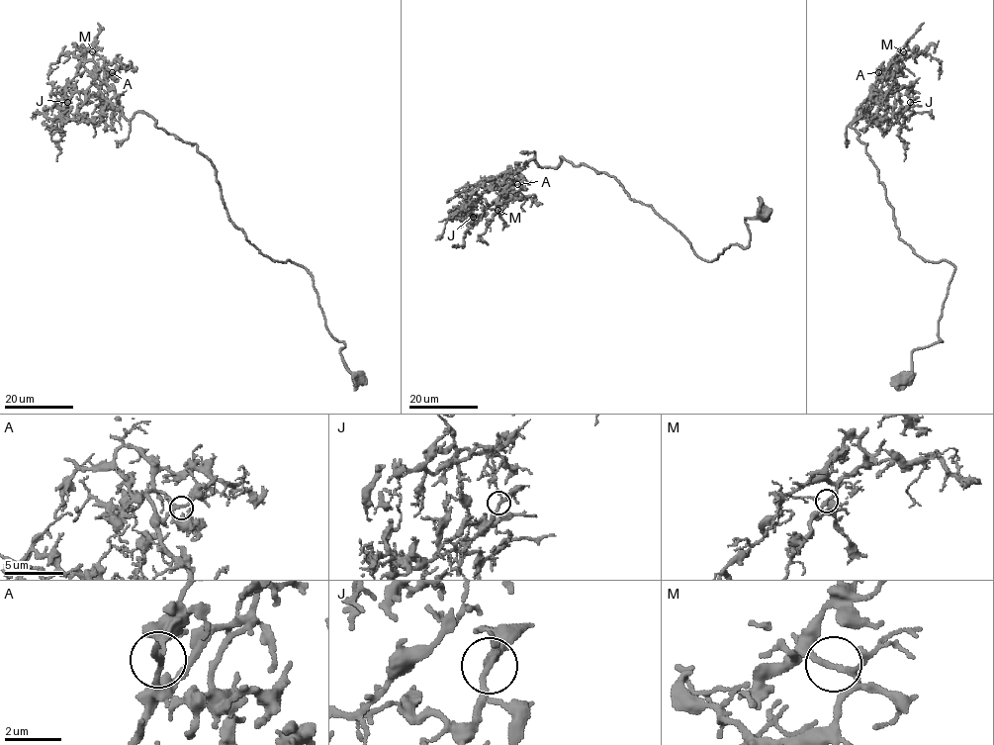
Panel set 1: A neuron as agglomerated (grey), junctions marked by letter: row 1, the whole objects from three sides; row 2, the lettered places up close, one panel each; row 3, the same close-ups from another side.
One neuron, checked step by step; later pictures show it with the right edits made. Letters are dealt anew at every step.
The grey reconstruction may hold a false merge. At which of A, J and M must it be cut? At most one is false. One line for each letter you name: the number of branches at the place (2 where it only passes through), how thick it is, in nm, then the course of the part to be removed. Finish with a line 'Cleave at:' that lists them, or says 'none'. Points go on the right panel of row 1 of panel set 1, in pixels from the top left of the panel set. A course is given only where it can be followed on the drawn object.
Cleave at: none

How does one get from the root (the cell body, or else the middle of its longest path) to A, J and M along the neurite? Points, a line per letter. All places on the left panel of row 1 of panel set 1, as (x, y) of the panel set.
A: (359, 377), (325, 325), (311, 275), (248, 241), (196, 143), (113, 105), (105, 79), (112, 72)
J: (359, 377), (311, 275), (248, 241), (196, 143), (110, 103), (94, 120), (65, 119), (67, 102)
M: (359, 377), (325, 325), (311, 275), (248, 241), (196, 143), (113, 105), (104, 60), (92, 51)

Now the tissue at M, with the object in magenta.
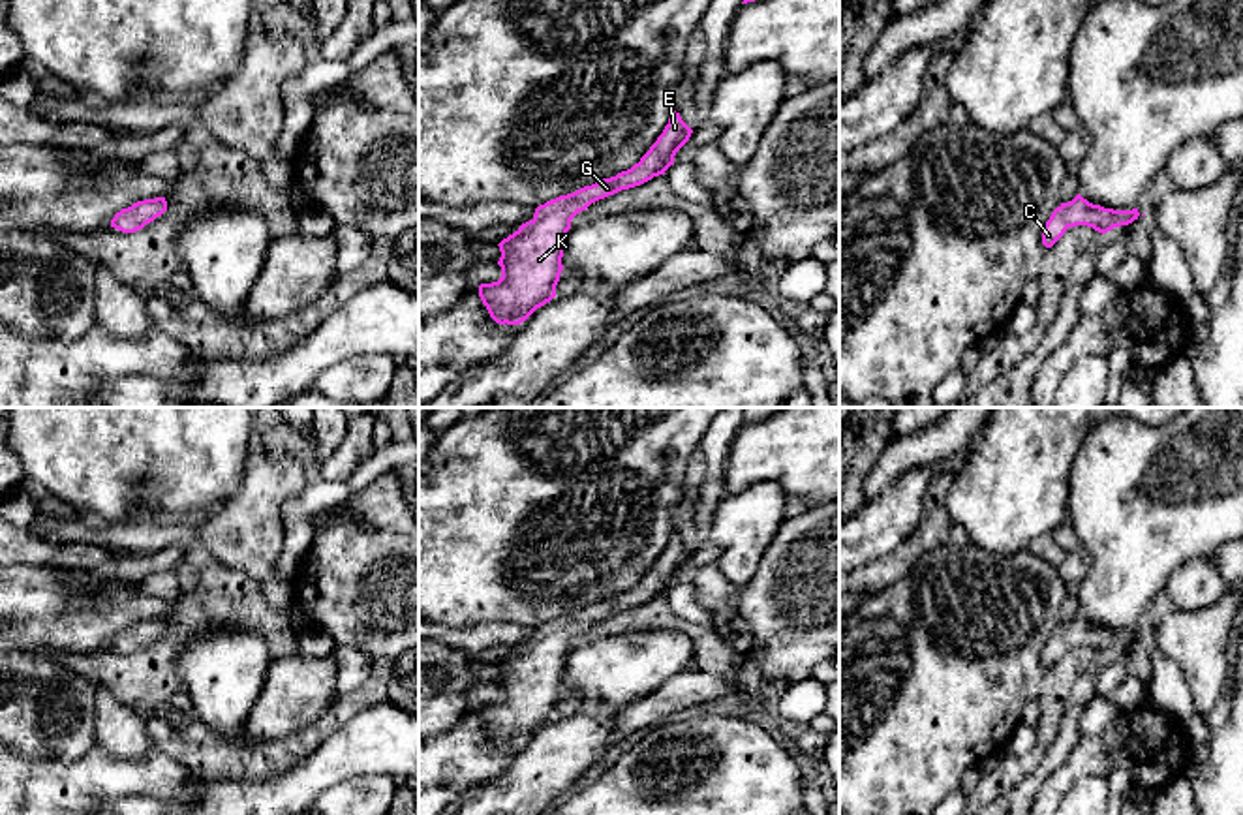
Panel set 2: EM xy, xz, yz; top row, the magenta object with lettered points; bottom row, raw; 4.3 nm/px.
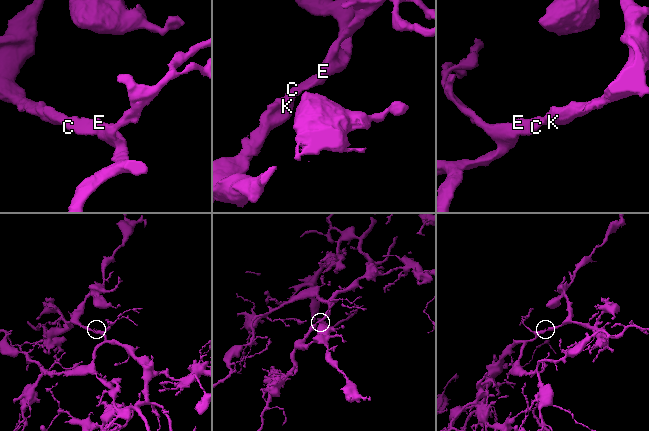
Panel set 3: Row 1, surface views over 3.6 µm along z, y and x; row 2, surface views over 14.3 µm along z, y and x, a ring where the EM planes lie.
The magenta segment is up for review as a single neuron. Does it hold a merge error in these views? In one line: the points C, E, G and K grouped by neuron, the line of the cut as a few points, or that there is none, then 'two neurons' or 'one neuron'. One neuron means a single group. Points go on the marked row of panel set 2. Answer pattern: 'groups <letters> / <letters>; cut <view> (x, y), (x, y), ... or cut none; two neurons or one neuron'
groups C E G K; cut none; one neuron

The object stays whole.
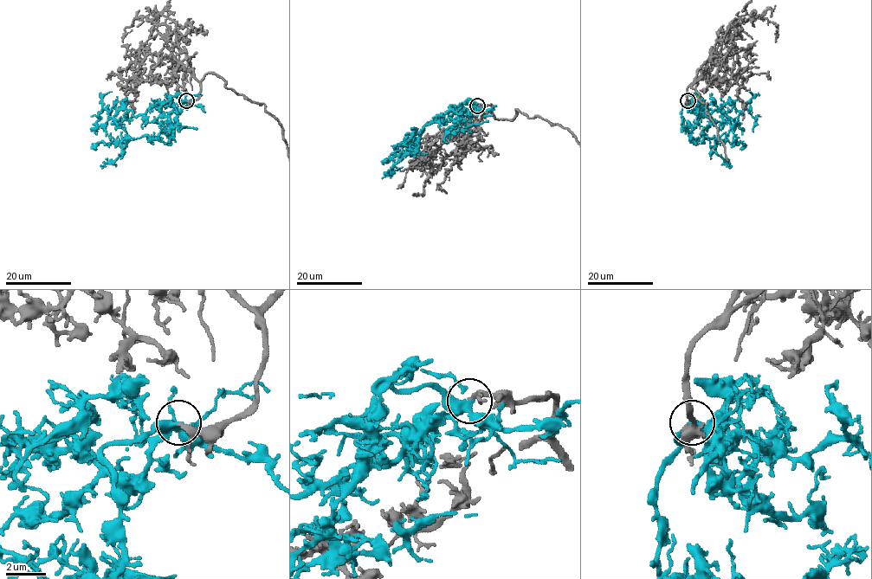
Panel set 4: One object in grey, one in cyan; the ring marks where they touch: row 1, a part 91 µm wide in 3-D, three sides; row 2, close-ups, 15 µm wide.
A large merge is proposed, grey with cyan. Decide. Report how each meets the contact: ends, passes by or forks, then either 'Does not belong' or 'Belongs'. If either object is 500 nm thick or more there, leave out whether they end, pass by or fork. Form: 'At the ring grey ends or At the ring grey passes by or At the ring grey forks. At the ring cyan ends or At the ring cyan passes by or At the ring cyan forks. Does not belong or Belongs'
At the ring grey passes by. At the ring cyan forks. Belongs

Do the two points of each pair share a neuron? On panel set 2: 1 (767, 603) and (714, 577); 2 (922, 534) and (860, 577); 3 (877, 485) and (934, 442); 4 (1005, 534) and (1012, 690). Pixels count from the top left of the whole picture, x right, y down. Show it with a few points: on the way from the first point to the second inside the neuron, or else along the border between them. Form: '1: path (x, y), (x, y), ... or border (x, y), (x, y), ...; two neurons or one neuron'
1: path (753, 601), (727, 590); one neuron
2: path (909, 551), (892, 568), (877, 575); one neuron
3: path (889, 470), (907, 451), (919, 449); one neuron
4: border (971, 543), (997, 553), (1028, 551); two neurons

